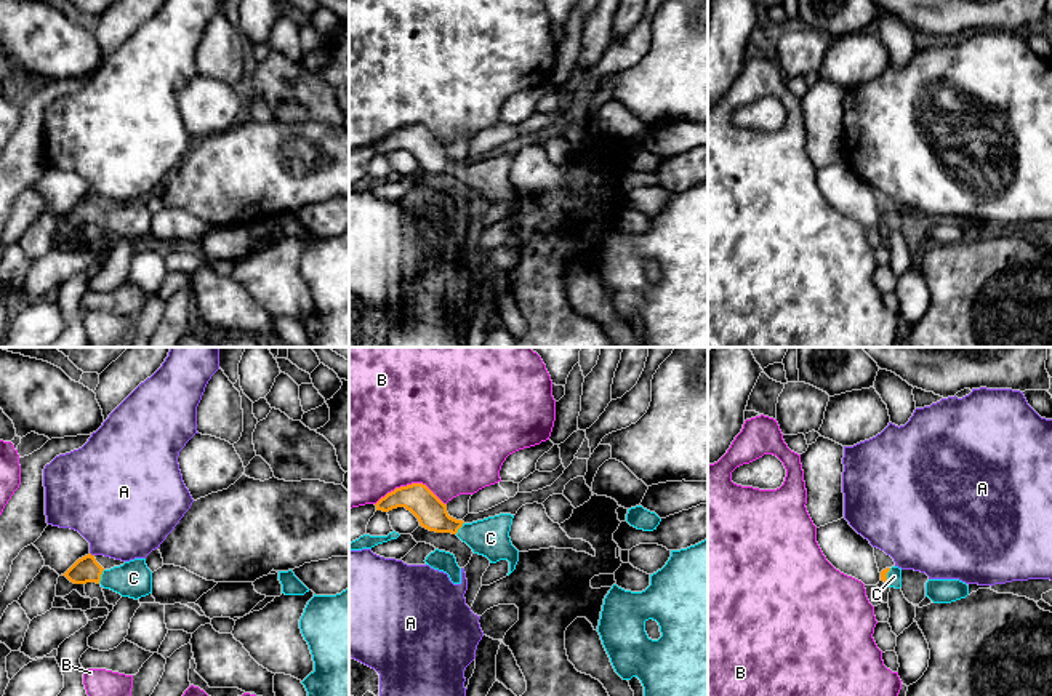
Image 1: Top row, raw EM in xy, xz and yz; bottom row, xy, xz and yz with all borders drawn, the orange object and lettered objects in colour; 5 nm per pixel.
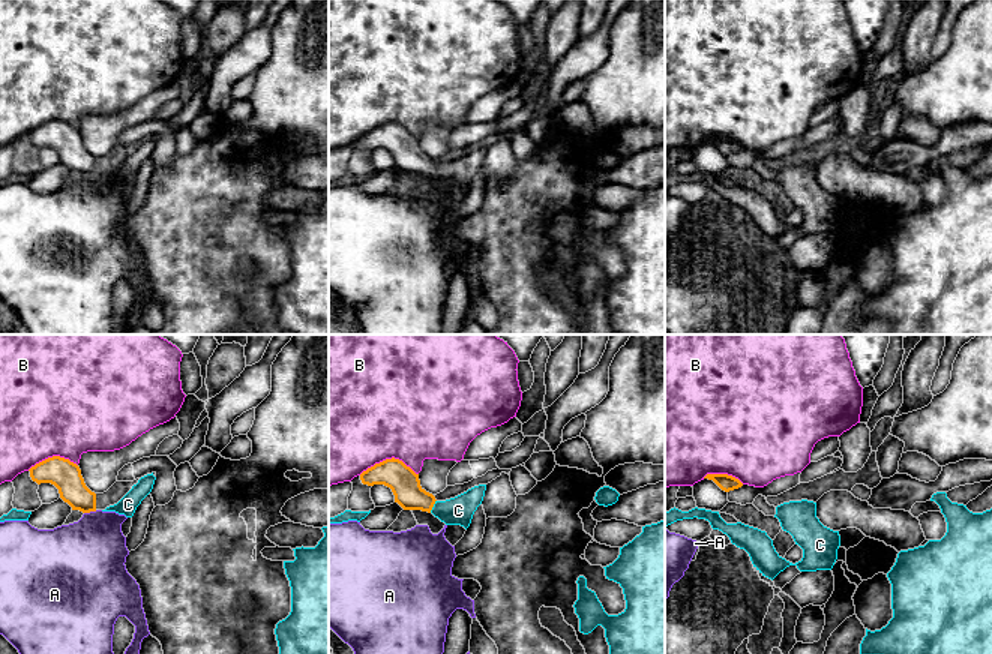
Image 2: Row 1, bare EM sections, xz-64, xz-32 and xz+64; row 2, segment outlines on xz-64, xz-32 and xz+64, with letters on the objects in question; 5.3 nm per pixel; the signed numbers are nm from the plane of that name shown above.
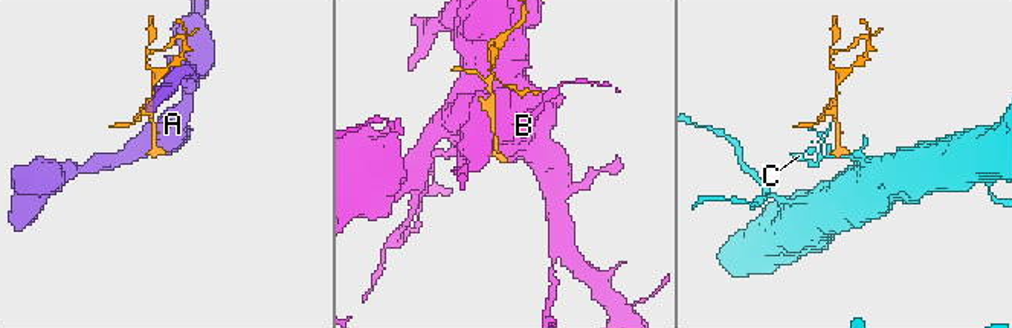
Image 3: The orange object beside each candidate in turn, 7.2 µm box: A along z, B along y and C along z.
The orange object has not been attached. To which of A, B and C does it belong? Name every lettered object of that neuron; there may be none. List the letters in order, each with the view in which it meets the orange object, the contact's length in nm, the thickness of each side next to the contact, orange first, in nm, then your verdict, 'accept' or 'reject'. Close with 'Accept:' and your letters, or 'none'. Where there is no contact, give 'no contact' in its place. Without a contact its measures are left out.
A: xy | 30 nm | 130/440 nm | reject
B: xz | 360 nm | 160/500 nm | reject
C: xy | 80 nm | 130/180 nm | accept
Accept: C

